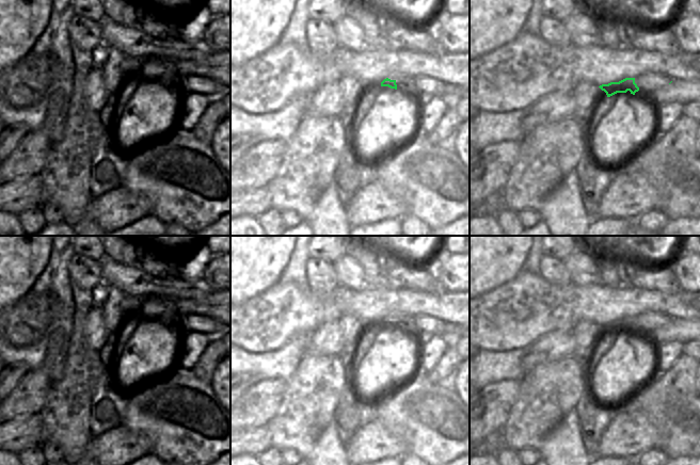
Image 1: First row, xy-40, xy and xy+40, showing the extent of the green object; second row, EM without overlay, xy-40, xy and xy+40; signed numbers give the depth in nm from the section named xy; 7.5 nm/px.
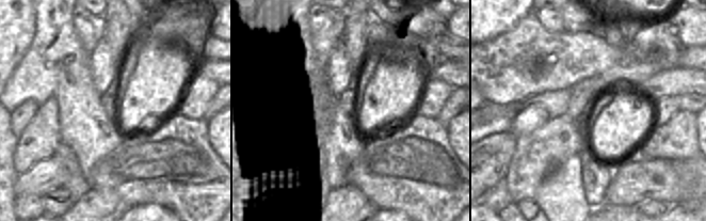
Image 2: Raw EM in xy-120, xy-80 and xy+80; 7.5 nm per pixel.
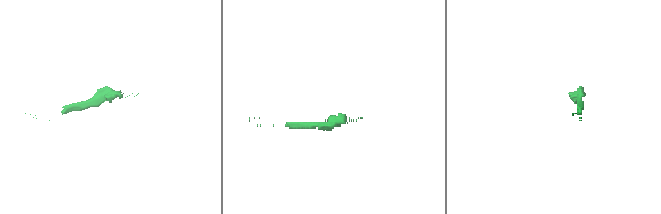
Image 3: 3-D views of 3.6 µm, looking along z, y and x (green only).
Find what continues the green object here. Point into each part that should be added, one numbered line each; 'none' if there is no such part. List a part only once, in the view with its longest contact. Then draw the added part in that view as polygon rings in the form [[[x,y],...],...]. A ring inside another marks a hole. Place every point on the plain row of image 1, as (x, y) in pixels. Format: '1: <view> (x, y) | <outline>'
1: xy+40 (649, 320) | [[[651,310],[635,317],[635,322],[639,330],[655,331],[667,325],[672,319],[664,312],[653,312]]]

